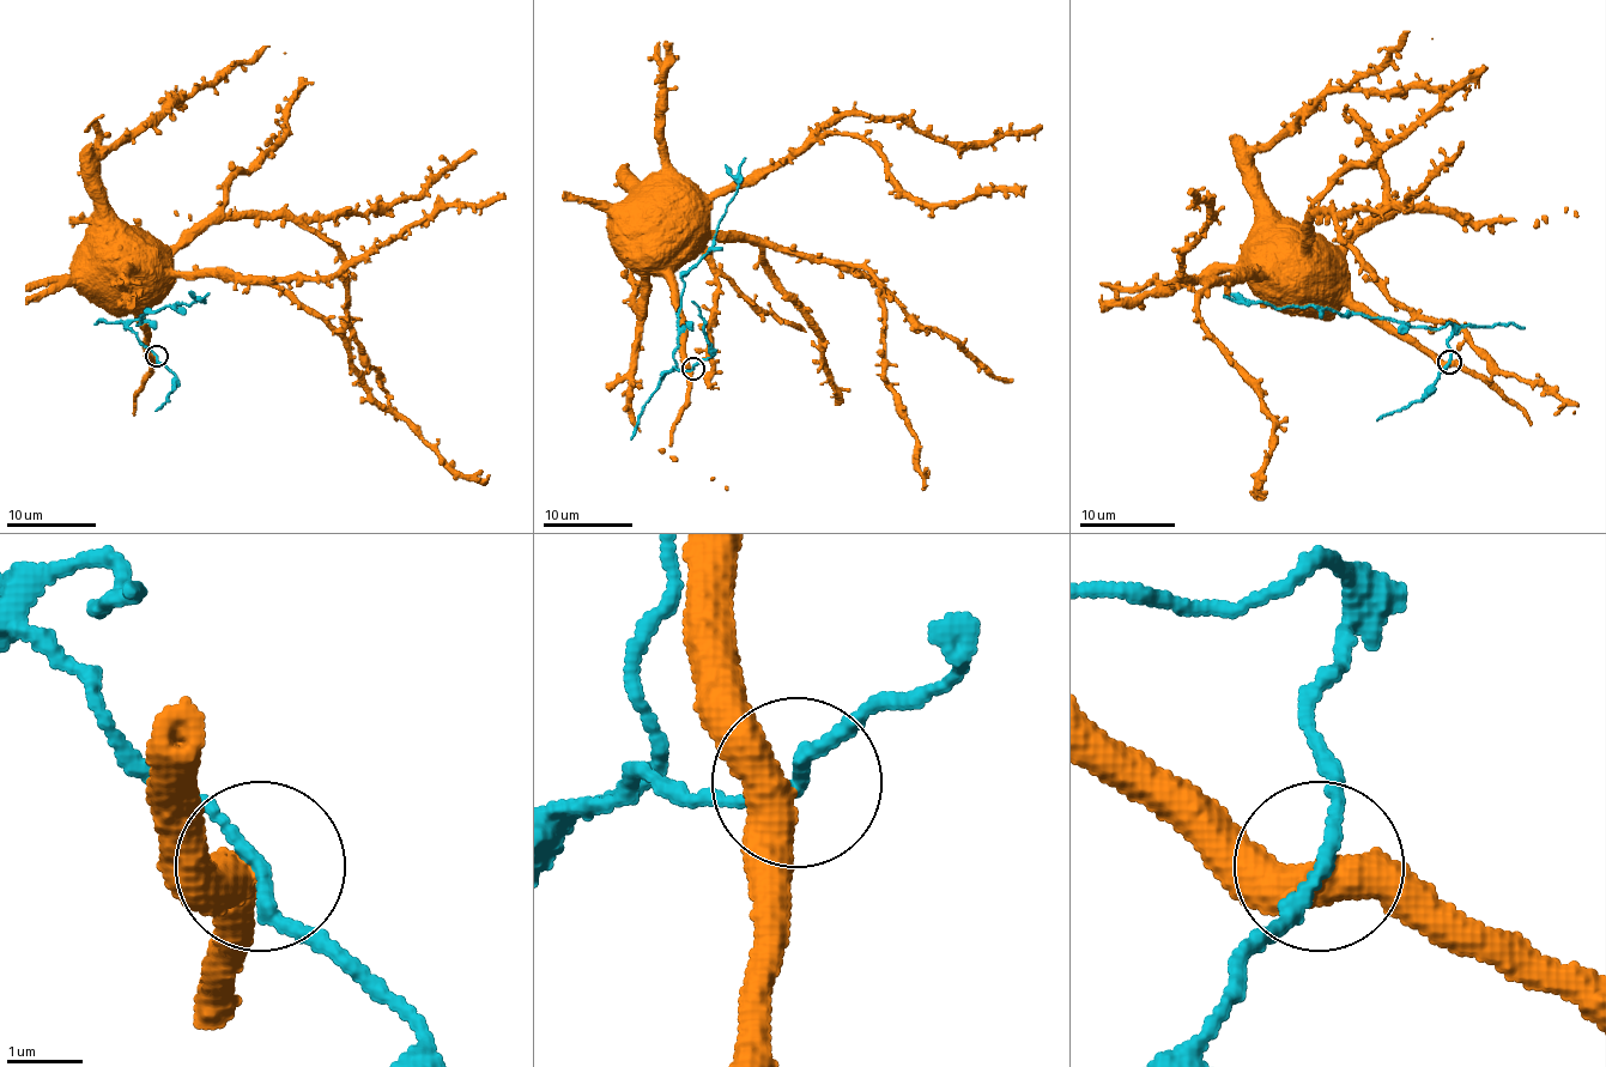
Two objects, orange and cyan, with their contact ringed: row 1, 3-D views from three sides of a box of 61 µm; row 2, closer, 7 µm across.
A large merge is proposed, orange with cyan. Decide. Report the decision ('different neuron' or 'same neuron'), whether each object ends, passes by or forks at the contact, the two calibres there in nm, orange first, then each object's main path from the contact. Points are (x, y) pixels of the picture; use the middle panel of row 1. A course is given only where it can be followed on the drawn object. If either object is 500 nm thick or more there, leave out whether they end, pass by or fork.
different neuron | orange passes by | cyan passes by | 480/170 nm | orange via (692, 370), (672, 274), (708, 238), (862, 265), (878, 283), (883, 380), (908, 417), (927, 485) | cyan via (692, 368), (665, 373), (677, 363), (683, 276), (713, 244), (746, 157)

